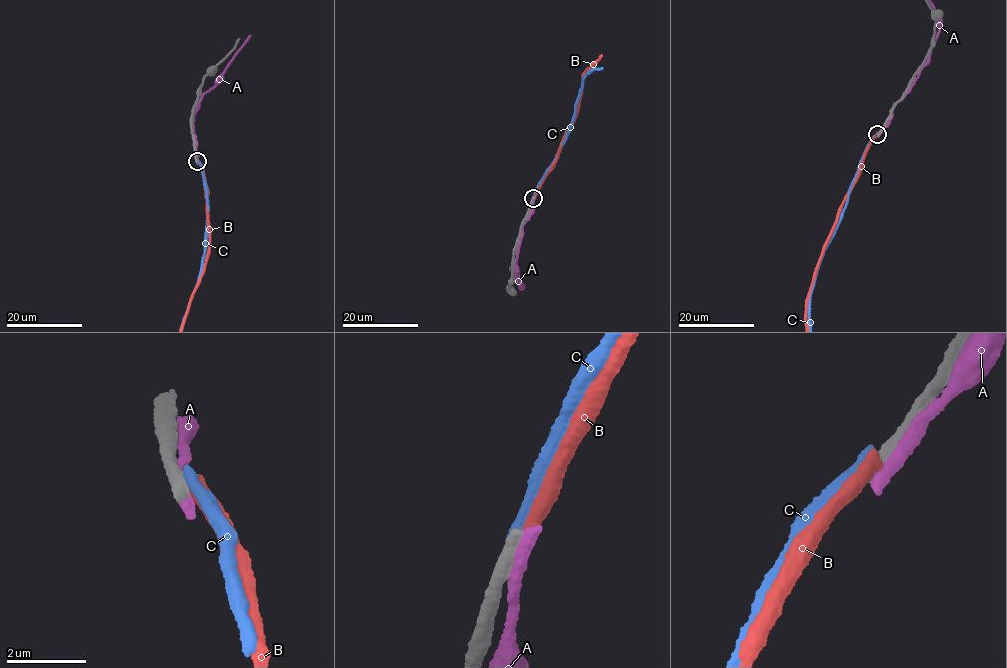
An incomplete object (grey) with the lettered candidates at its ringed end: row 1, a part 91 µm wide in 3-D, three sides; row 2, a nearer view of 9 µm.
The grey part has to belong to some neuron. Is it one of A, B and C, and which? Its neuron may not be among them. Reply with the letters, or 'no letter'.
no letter

